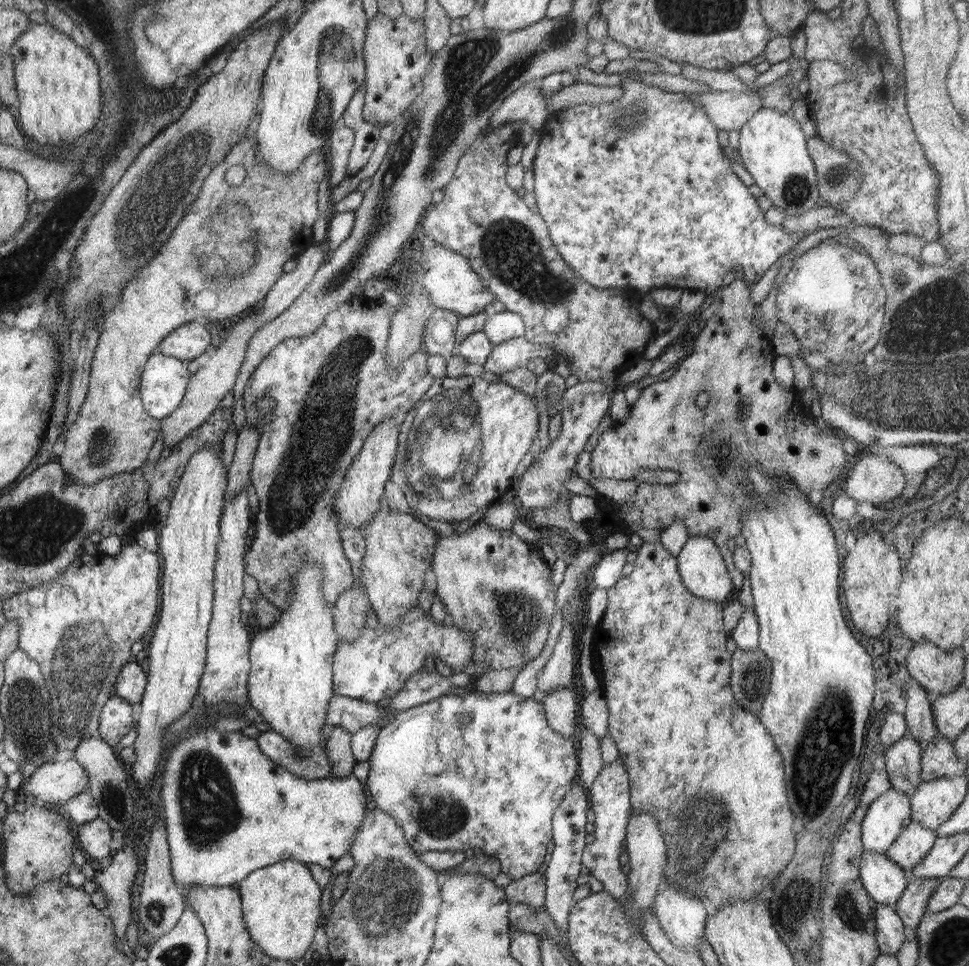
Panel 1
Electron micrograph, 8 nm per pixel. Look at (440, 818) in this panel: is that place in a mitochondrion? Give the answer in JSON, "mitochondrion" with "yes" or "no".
{"mitochondrion":"yes"}

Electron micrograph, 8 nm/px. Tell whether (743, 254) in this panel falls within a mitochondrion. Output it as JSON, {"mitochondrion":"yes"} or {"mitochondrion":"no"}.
{"mitochondrion":"no"}

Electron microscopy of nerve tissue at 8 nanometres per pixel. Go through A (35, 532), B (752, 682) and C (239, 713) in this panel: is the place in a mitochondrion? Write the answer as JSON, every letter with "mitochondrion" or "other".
{"A":"mitochondrion","B":"mitochondrion","C":"other"}

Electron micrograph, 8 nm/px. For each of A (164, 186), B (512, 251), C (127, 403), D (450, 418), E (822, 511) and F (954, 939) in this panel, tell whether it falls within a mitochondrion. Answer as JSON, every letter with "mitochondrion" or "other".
{"A":"mitochondrion","B":"mitochondrion","C":"other","D":"mitochondrion","E":"other","F":"mitochondrion"}

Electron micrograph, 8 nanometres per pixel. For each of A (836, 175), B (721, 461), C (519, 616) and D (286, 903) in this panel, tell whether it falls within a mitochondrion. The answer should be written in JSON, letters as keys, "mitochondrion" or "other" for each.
{"A":"mitochondrion","B":"other","C":"mitochondrion","D":"other"}

